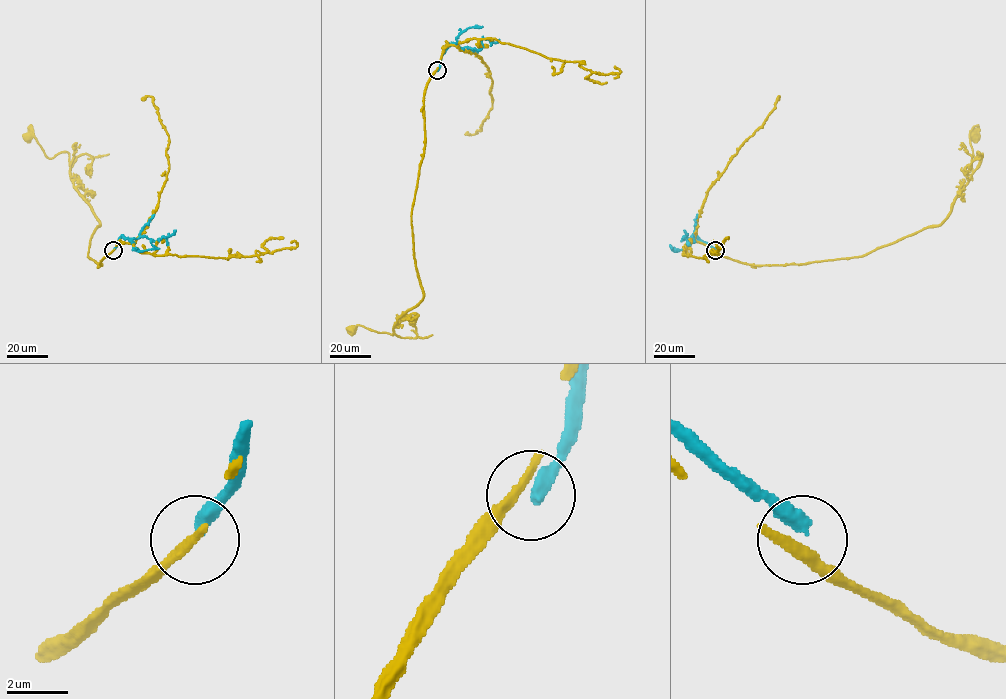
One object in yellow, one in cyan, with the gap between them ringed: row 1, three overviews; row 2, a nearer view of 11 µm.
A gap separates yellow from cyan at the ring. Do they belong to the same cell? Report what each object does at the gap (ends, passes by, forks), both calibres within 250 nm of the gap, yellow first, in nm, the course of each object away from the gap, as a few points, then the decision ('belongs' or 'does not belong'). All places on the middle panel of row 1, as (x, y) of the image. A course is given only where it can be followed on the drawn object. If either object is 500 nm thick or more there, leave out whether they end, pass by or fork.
yellow passes by; cyan ends; calibres 300 and 400 nm; course yellow (437, 70), (424, 96), (424, 153), (412, 209), (423, 298), (398, 319), (392, 335), (353, 328); course cyan (437, 70), (441, 55), (452, 43), (477, 50), (484, 39), (494, 42), (499, 39); does not belong

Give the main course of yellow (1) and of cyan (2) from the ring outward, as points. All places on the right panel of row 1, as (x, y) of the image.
1: (714, 250), (754, 265), (804, 264), (863, 256), (939, 225), (979, 163), (969, 132), (973, 136)
2: (715, 249), (695, 236), (688, 238), (692, 237), (693, 242), (683, 238), (687, 235), (684, 230)

